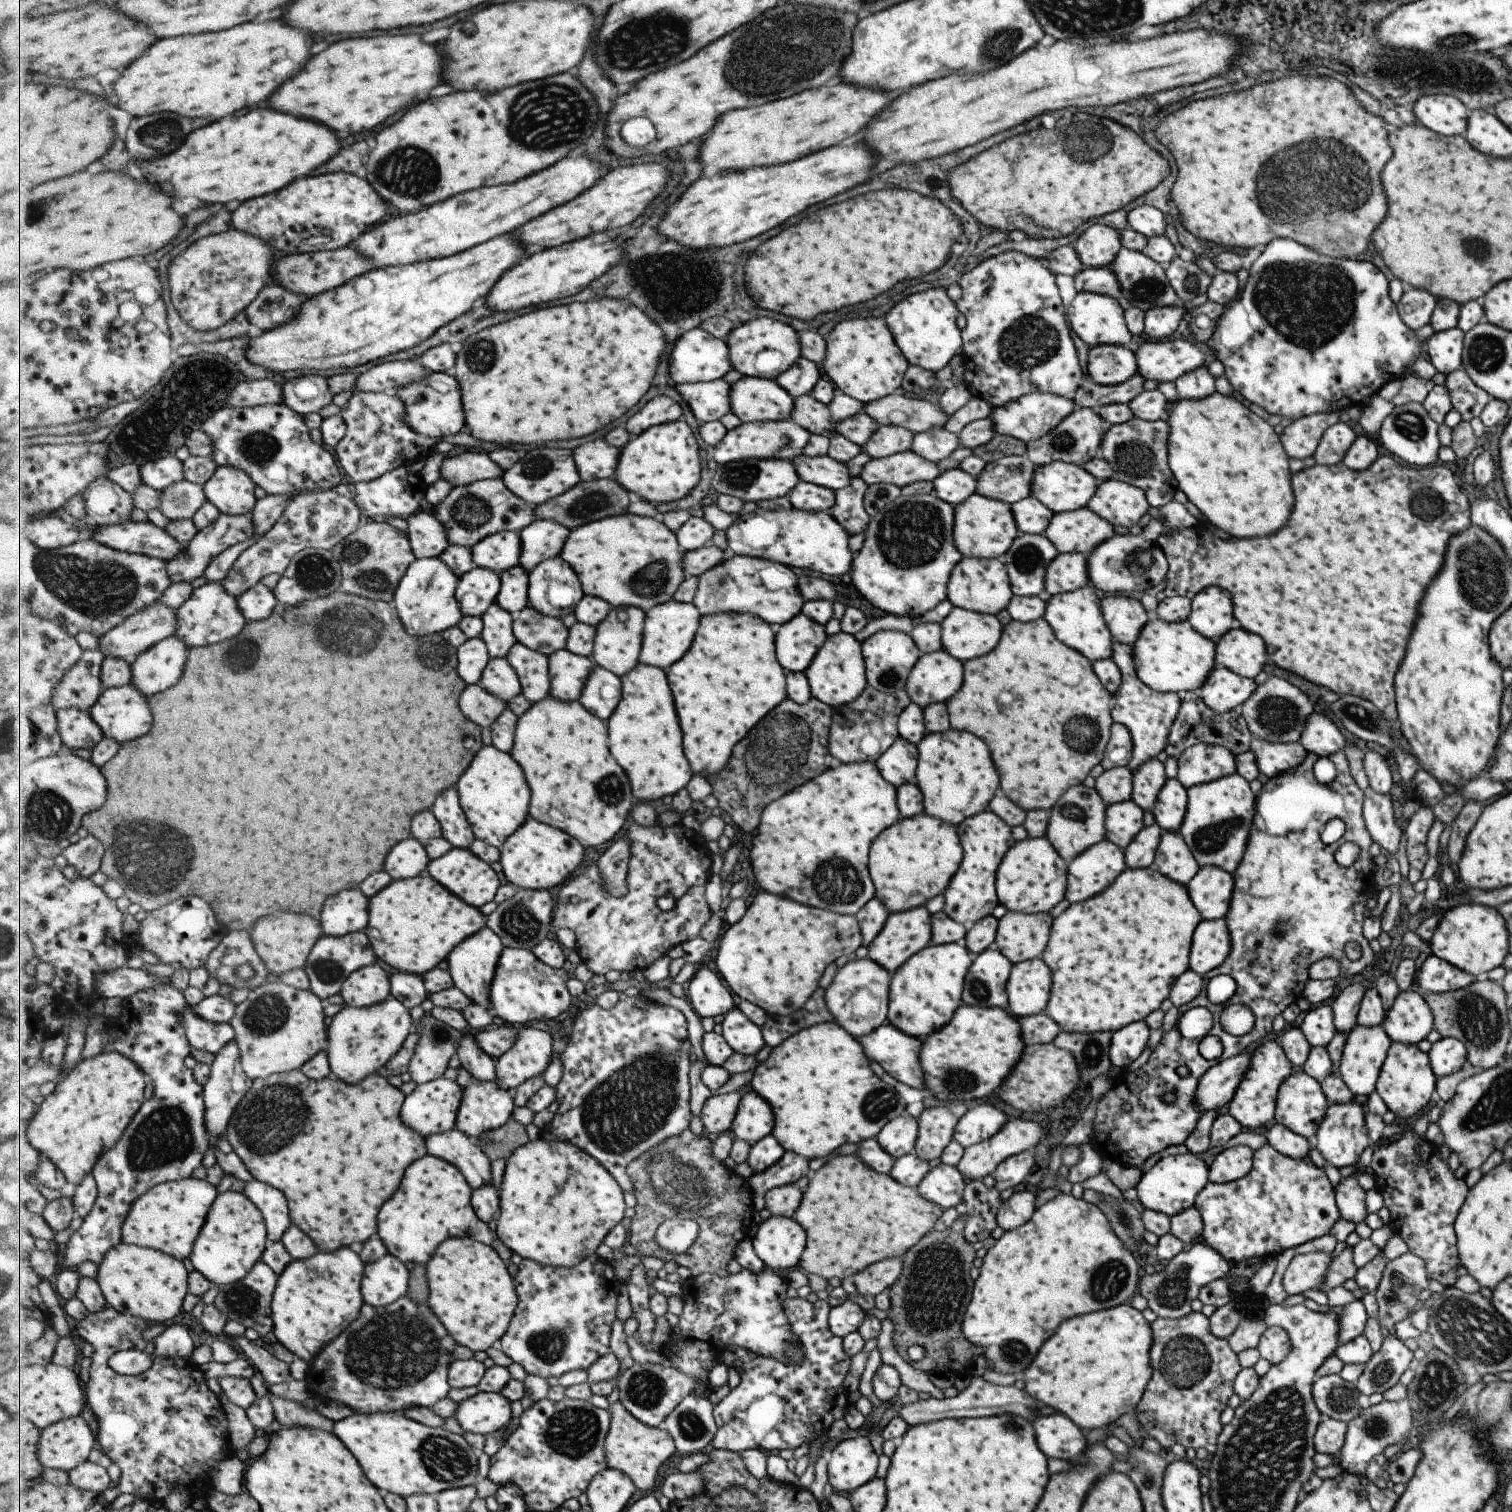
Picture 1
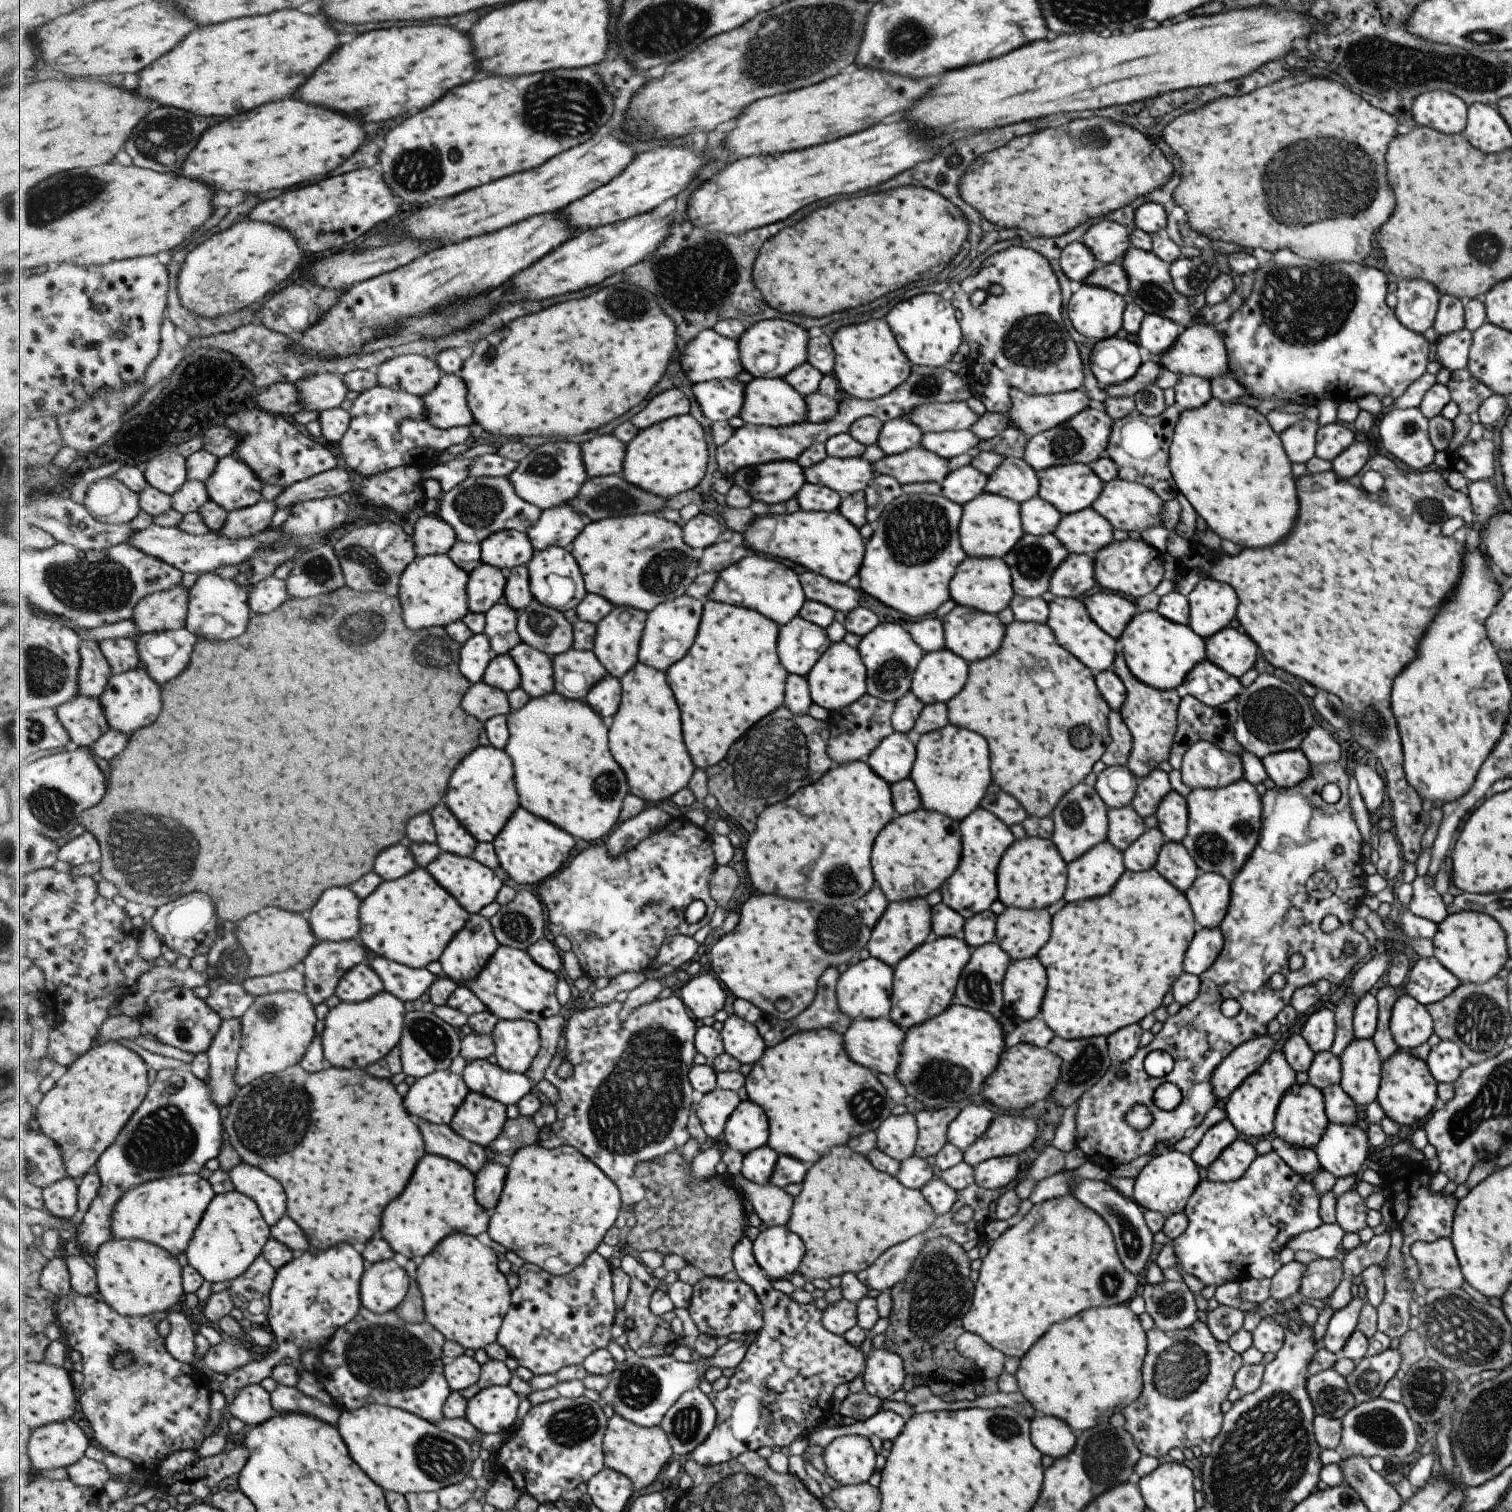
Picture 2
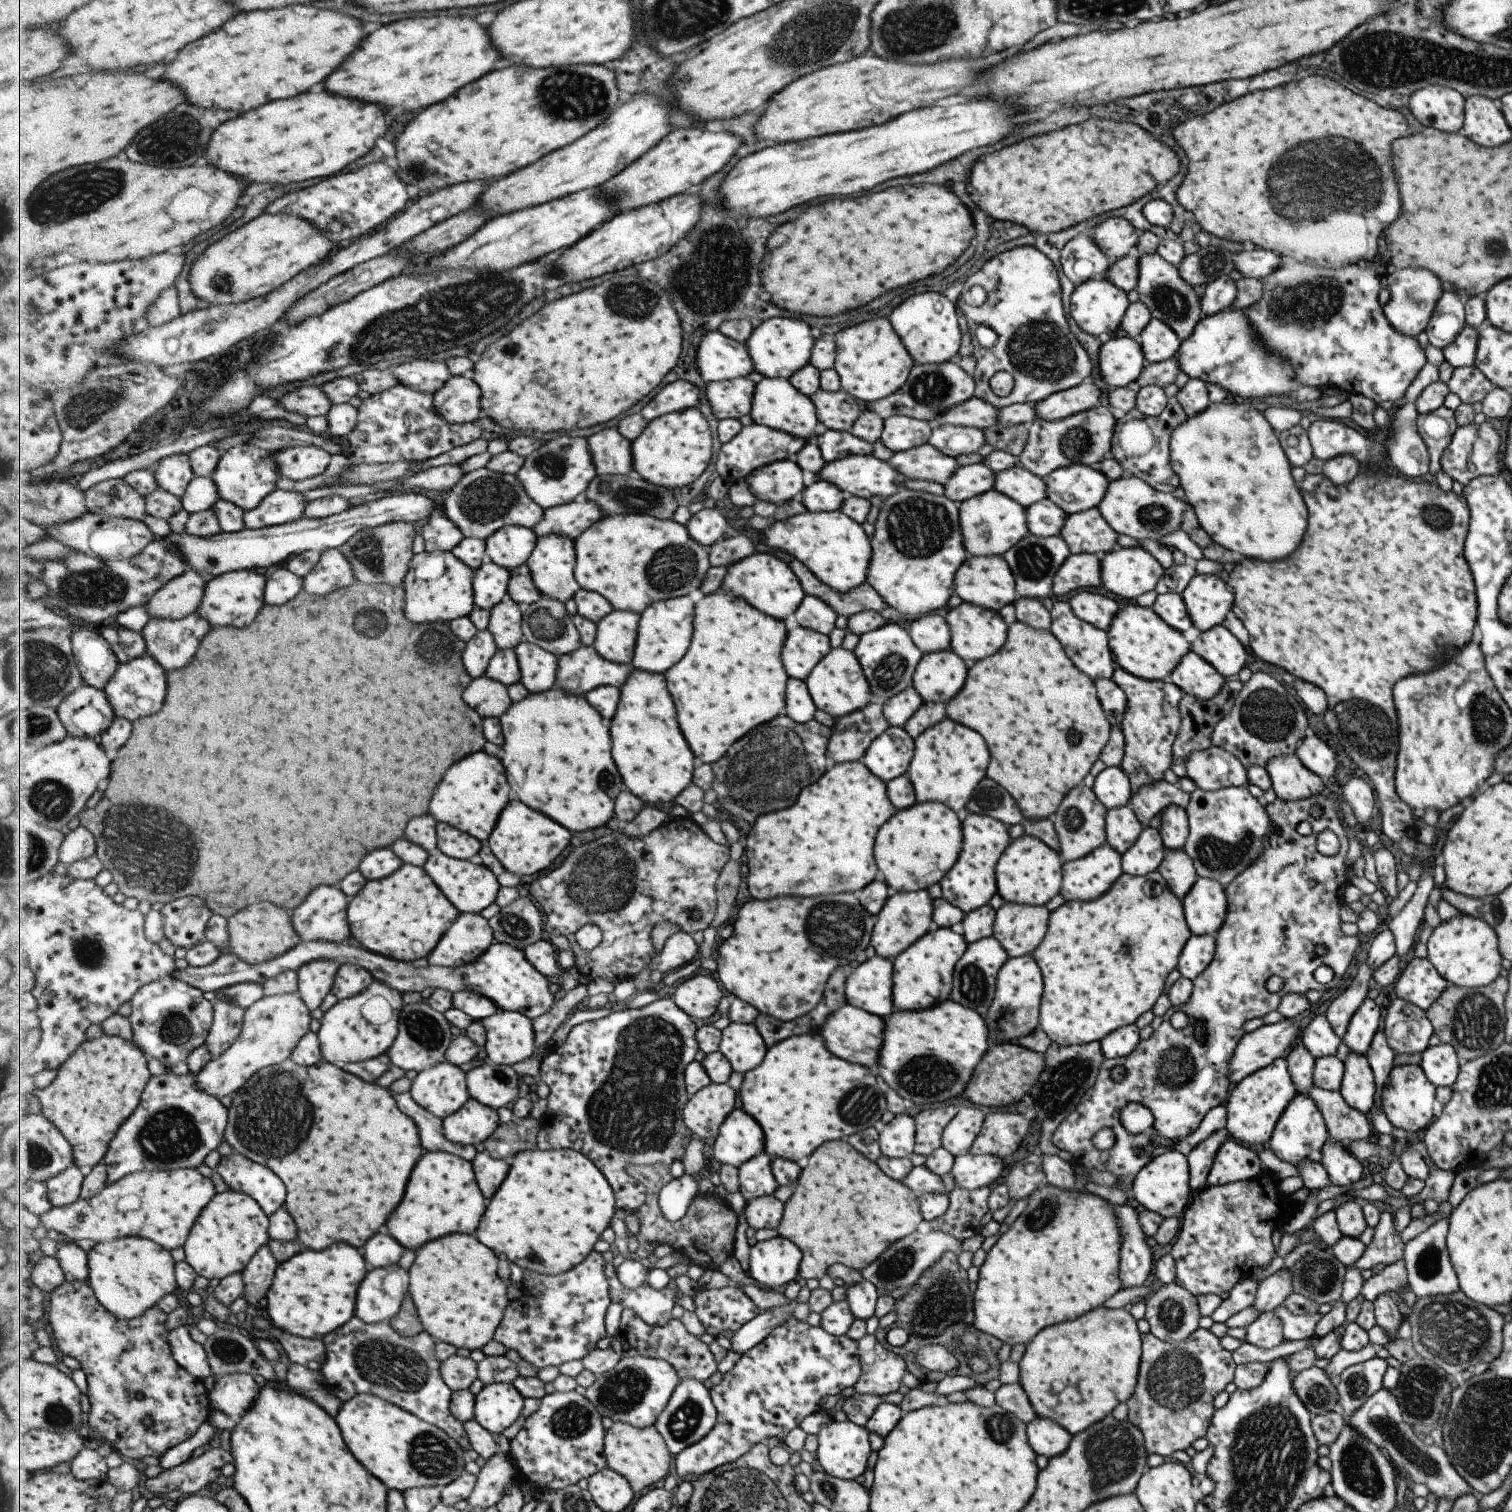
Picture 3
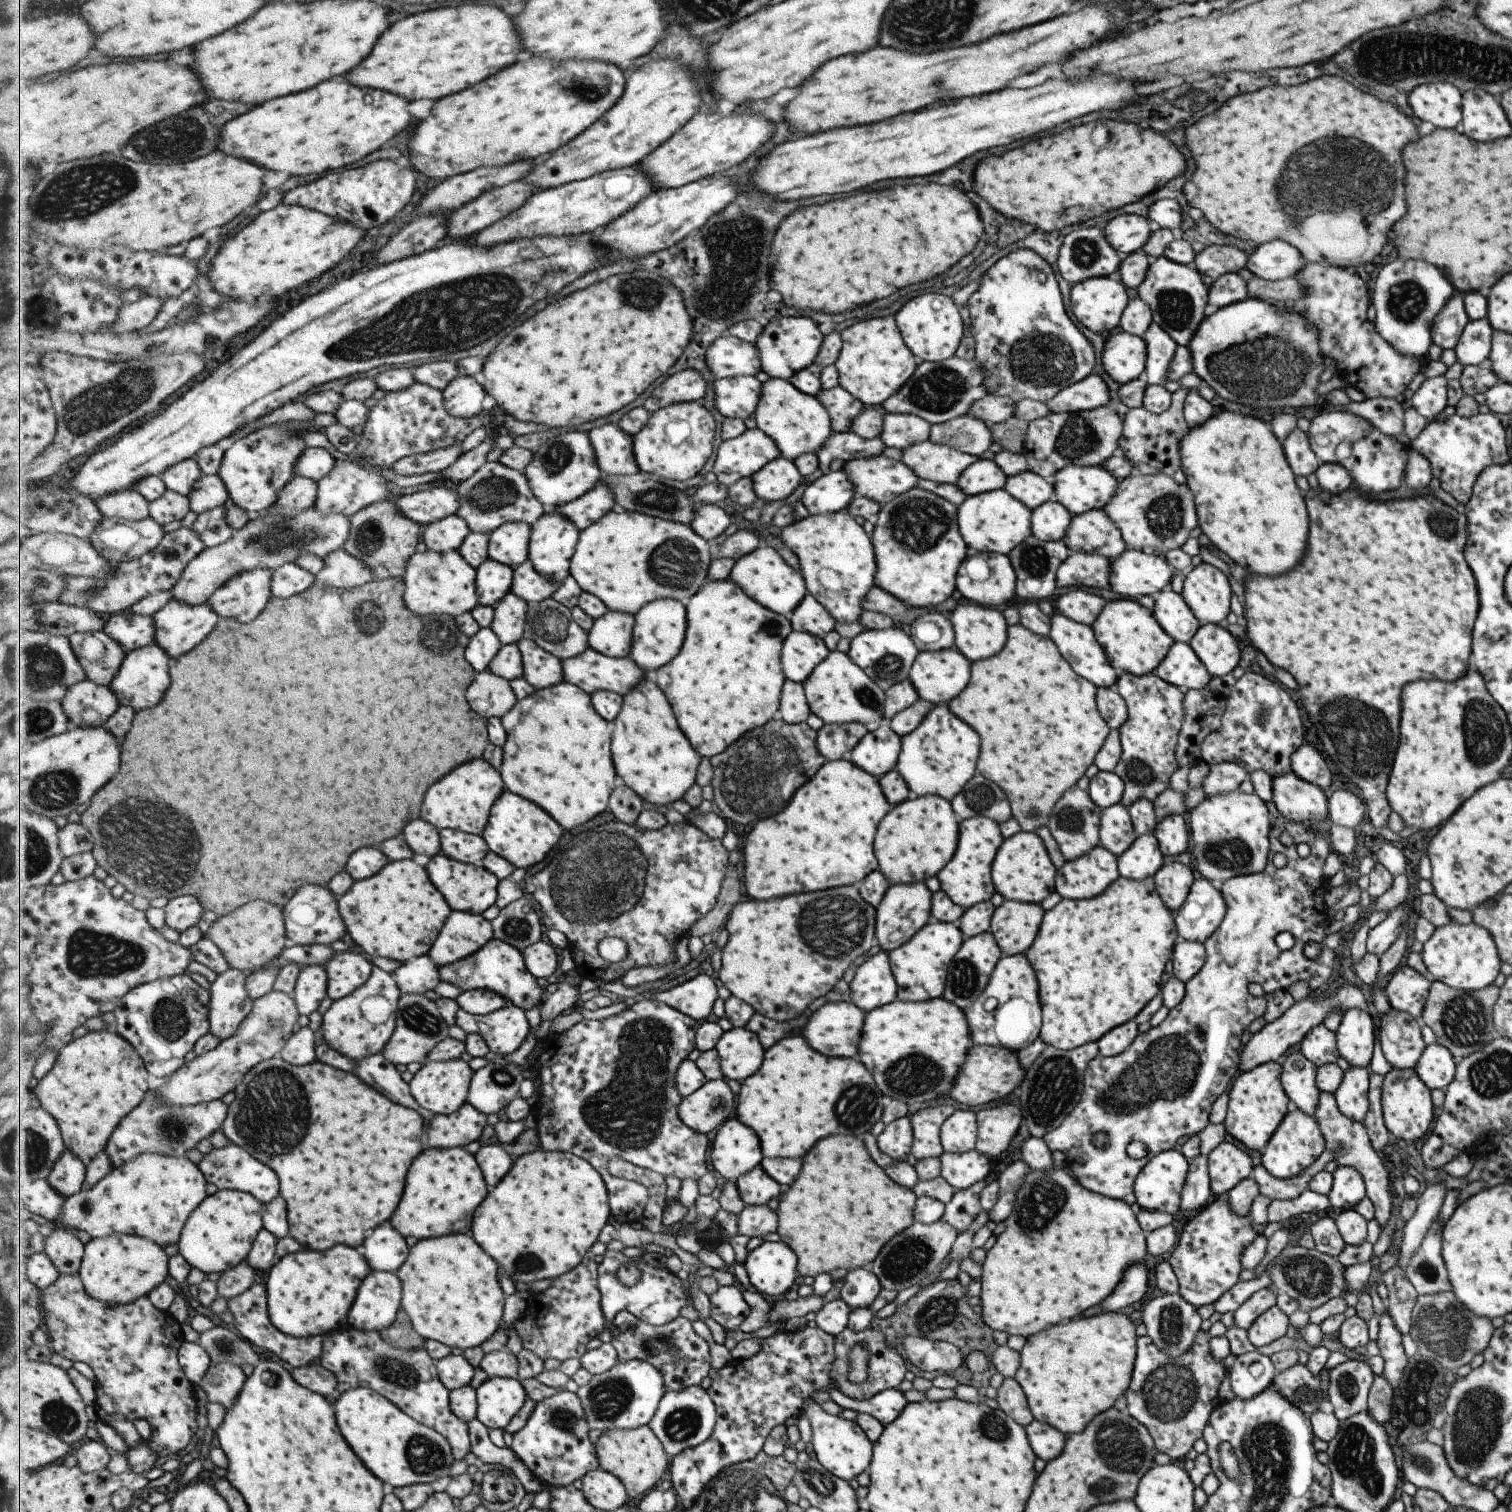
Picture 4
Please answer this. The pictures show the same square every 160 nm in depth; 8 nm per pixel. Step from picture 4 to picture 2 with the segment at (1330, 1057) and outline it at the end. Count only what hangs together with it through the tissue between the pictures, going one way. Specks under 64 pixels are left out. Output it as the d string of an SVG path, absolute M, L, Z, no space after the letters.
M1321 1008L1304 1021L1300 1036L1315 1054L1330 1051L1334 1040L1334 1031L1333 1012L1327 1008Z

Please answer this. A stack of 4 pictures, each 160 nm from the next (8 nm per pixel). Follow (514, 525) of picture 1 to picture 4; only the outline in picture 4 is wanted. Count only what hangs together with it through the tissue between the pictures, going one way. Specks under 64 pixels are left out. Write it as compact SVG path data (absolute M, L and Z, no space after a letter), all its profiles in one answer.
M499 460L485 463L471 478L459 484L457 492L461 504L456 514L467 521L471 533L491 534L513 521L533 526L548 510L533 492L528 476Z

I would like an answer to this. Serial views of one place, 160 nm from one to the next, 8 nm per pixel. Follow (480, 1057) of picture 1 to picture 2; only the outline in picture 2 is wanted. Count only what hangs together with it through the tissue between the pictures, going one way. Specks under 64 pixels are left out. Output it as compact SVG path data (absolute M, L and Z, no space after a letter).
M486 1059L467 1062L462 1076L471 1092L499 1100L505 1106L517 1105L536 1087L526 1074L508 1072Z

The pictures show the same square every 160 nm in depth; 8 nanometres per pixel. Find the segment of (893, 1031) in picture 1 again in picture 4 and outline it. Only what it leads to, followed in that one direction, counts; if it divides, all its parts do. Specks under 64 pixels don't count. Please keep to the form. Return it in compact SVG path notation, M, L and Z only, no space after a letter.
M827 1003L816 1010L809 1010L808 1021L802 1030L801 1036L808 1044L826 1057L849 1057L855 1058L858 1051L864 1014L853 1003Z

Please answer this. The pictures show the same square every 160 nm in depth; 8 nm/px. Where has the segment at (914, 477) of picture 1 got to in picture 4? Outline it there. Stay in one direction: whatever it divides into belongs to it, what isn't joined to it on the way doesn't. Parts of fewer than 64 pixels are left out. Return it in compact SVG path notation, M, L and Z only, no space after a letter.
M927 440L904 448L900 461L919 479L955 485L961 471L977 459Z

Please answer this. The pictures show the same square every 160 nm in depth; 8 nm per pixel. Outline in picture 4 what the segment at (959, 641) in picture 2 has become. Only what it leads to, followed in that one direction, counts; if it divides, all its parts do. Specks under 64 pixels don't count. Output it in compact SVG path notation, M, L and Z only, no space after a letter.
M959 604L948 620L954 632L953 648L970 663L997 654L1006 643L1005 619L995 608Z

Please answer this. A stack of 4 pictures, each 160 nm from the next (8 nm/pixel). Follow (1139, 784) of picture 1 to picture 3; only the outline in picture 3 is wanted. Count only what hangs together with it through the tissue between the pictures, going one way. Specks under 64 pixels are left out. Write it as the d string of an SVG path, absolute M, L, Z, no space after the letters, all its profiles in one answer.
M1161 779L1159 782L1138 788L1128 800L1127 806L1132 809L1142 828L1148 826L1149 820L1165 806L1176 804L1185 808L1188 794L1177 789L1174 785Z

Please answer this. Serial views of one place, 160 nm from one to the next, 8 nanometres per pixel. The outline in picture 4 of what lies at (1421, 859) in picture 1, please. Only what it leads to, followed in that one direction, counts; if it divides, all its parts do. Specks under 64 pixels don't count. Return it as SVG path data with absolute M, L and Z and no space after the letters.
M1353 486L1337 494L1325 490L1317 492L1311 489L1303 494L1305 494L1305 506L1309 510L1309 528L1311 528L1311 534L1307 536L1305 556L1301 558L1301 564L1297 564L1297 568L1291 568L1291 572L1287 572L1285 576L1265 576L1263 578L1261 575L1249 574L1241 583L1244 588L1241 622L1251 646L1261 652L1273 667L1283 669L1295 679L1300 694L1299 699L1307 712L1307 723L1314 727L1316 736L1329 756L1331 767L1341 772L1342 776L1346 776L1349 782L1353 782L1359 788L1361 800L1366 806L1367 818L1376 830L1381 830L1386 827L1387 816L1392 811L1385 791L1391 763L1398 745L1399 690L1405 682L1411 682L1411 680L1453 682L1455 678L1459 678L1463 670L1463 662L1467 664L1471 654L1472 626L1479 604L1476 584L1463 556L1463 547L1467 540L1466 516L1430 493L1382 502L1367 500L1365 496L1361 496L1359 490L1355 492Z

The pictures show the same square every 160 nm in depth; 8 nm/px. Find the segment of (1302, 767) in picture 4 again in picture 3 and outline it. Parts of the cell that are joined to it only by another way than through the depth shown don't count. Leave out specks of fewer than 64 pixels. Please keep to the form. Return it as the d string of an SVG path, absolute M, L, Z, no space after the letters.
M1308 733L1300 740L1294 753L1301 764L1320 779L1326 780L1332 776L1335 754L1317 735Z

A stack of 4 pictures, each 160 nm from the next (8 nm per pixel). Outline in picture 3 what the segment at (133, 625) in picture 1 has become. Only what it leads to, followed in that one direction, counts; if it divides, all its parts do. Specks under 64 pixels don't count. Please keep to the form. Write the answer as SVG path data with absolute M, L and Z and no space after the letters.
M188 570L161 587L146 604L153 619L179 620L197 612L207 588L204 576Z

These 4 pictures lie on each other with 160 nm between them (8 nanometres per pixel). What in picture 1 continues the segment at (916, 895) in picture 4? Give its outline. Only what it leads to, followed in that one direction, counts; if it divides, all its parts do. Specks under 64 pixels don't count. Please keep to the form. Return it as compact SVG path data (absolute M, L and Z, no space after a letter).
M917 906L903 912L889 913L881 930L875 936L867 948L867 956L872 962L880 965L890 974L897 971L907 958L926 948L930 940L930 914L924 906Z

